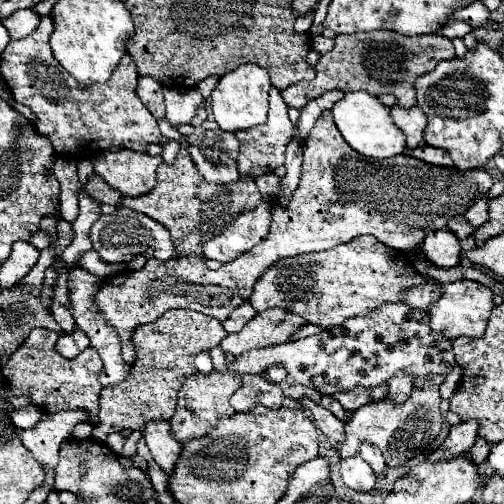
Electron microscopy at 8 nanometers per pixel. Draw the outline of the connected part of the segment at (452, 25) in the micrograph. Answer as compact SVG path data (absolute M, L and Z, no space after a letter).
M450 20L448 22L448 38L462 38L468 32L472 32L472 26L462 20Z

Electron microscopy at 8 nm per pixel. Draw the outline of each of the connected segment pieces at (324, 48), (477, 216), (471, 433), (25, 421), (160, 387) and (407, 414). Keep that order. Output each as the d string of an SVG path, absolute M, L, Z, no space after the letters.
M316 35L311 38L312 49L321 55L329 52L334 47L334 39L327 38L323 35Z
M486 198L478 200L476 204L472 204L472 208L468 208L468 212L464 216L472 226L476 226L476 228L482 226L488 220L488 200Z
M468 420L468 422L460 422L458 426L450 428L448 438L442 442L442 446L428 456L428 462L436 462L436 460L448 460L454 458L458 454L464 454L472 448L472 444L476 442L478 436L478 422Z
M18 408L18 410L12 410L12 414L10 414L14 426L20 430L30 428L36 420L40 420L40 416L42 416L40 408Z
M172 310L152 324L140 326L134 332L136 362L132 366L132 376L124 380L124 384L102 390L98 412L100 424L94 426L92 438L96 442L104 442L108 434L118 432L120 428L144 430L144 424L148 420L170 420L174 416L178 390L182 388L186 378L196 372L196 354L218 346L226 334L228 332L220 328L220 322L216 318L188 310Z
M418 376L412 386L412 394L408 396L406 402L394 404L392 400L382 398L378 402L370 402L368 406L356 410L352 418L346 422L346 440L340 448L342 456L358 454L362 442L378 446L388 466L402 466L408 460L420 456L442 430L442 414L440 414L442 382L444 382L444 376L430 376L430 378Z

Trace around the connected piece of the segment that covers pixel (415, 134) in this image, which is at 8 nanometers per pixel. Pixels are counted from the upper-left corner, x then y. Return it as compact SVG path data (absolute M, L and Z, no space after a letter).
M392 106L390 114L396 122L396 126L406 134L406 144L408 148L416 148L422 140L422 132L428 124L426 114L422 112L420 106L412 106L412 108L402 108L402 106Z

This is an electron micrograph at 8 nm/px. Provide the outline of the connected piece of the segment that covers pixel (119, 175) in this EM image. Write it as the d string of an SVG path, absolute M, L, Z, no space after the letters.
M106 150L94 160L94 172L124 196L142 196L154 188L160 156L130 150Z

